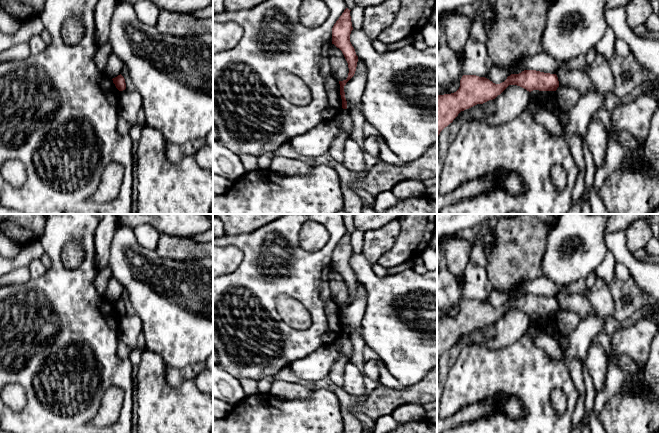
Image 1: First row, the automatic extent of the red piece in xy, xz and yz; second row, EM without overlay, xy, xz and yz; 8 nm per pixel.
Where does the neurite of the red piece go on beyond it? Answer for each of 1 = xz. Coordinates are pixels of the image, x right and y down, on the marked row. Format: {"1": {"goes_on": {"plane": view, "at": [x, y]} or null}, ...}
{"1": {"goes_on": null}}

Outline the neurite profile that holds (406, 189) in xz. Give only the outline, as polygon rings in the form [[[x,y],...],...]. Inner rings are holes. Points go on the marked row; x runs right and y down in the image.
[[[404,180],[397,184],[392,192],[394,195],[402,200],[409,198],[417,198],[426,194],[426,187],[422,181],[419,180]]]

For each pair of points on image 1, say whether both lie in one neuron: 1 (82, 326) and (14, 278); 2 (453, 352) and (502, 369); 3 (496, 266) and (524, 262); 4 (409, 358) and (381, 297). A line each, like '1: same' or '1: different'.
1: different
2: different
3: same
4: same

